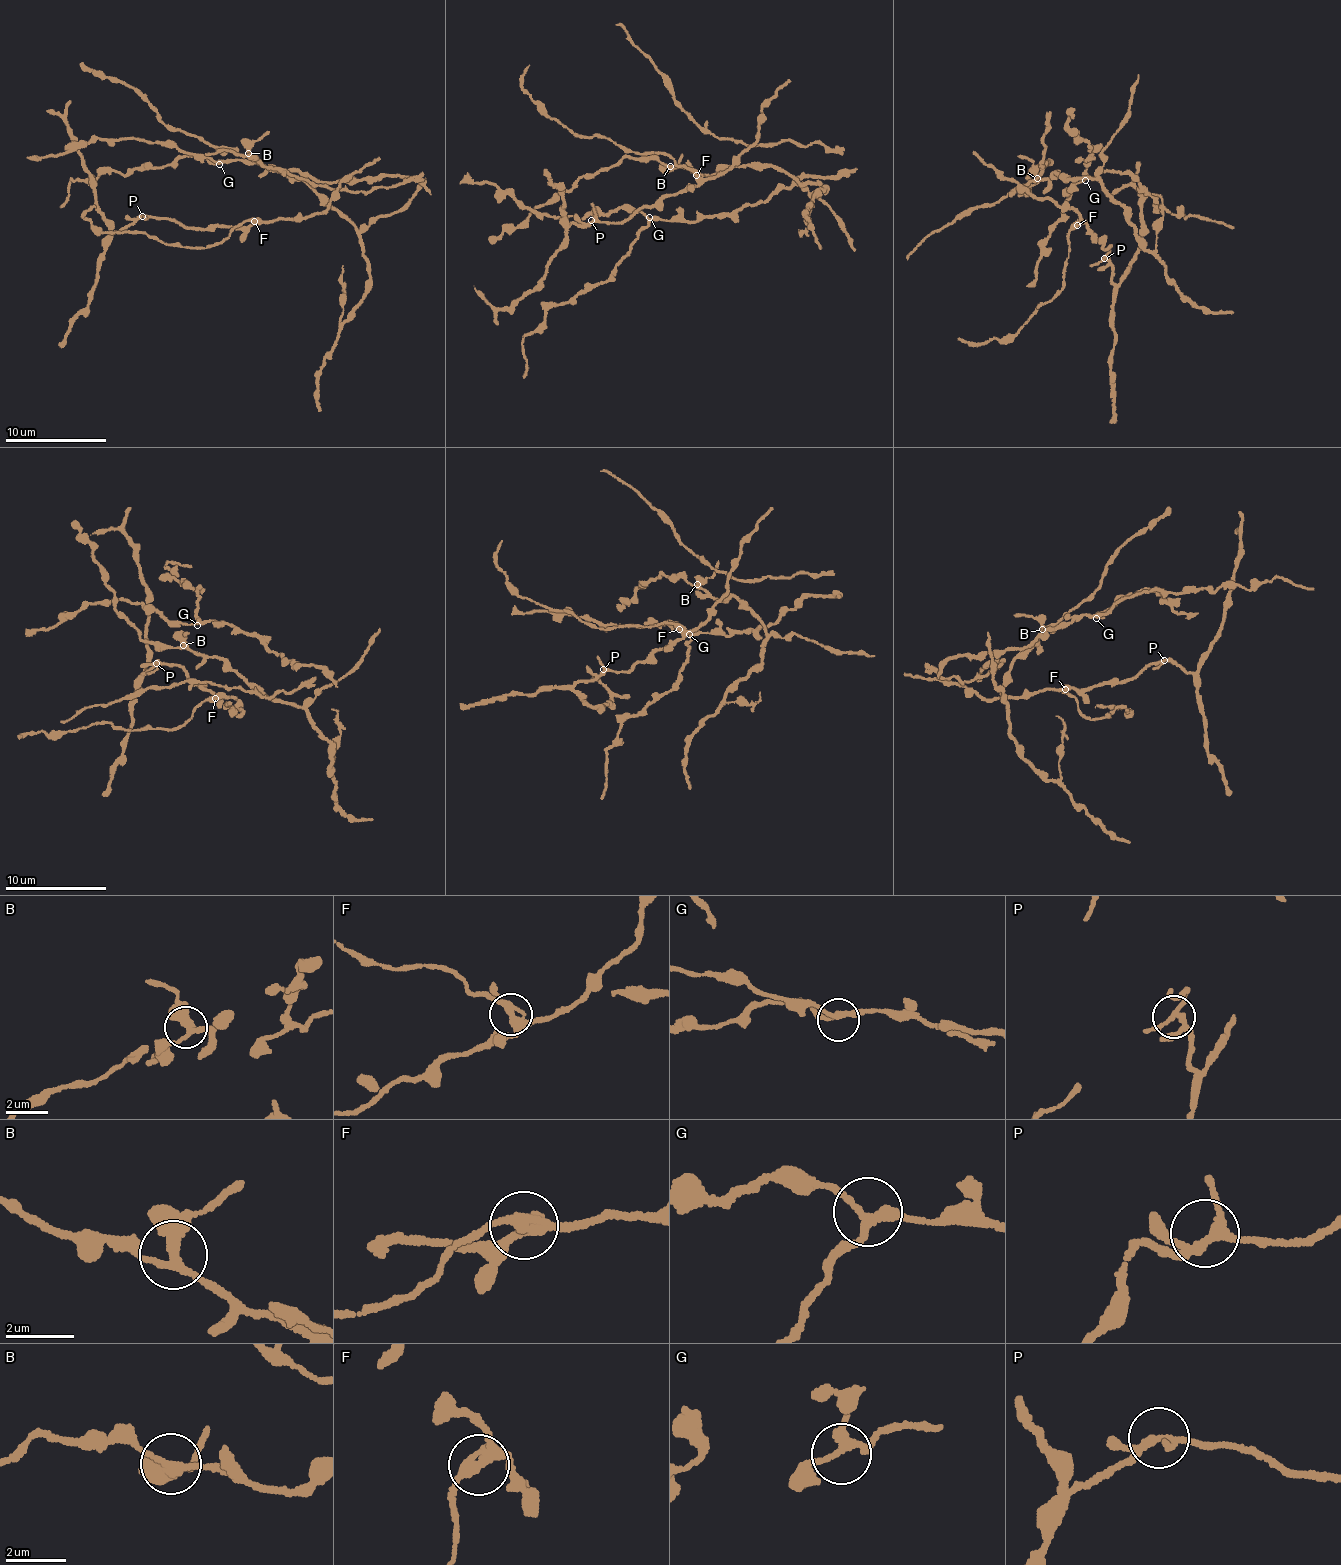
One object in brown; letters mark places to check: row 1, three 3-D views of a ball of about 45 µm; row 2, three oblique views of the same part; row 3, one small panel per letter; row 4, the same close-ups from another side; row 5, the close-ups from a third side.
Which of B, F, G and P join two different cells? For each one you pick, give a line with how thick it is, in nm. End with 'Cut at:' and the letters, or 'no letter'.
F: calibre 320 nm
Cut at: F

